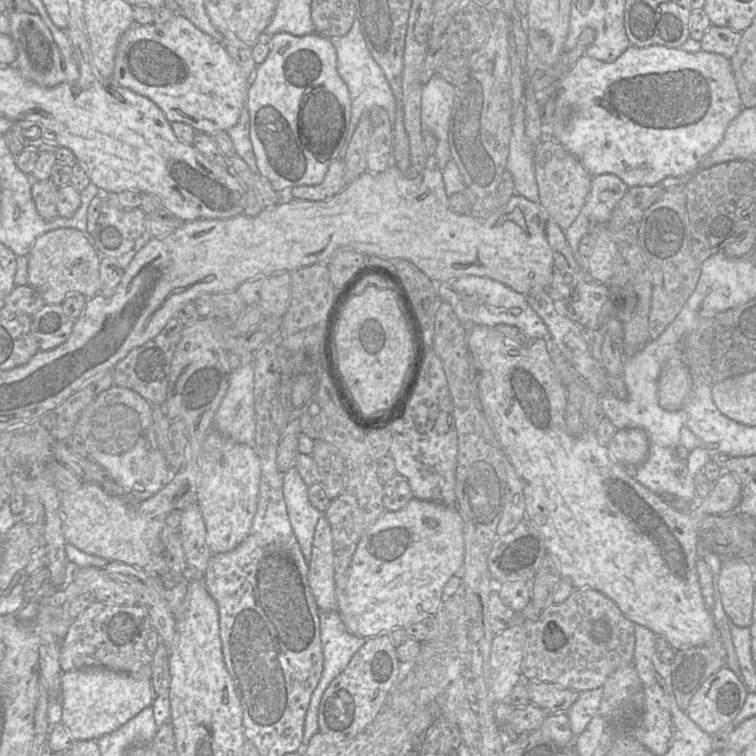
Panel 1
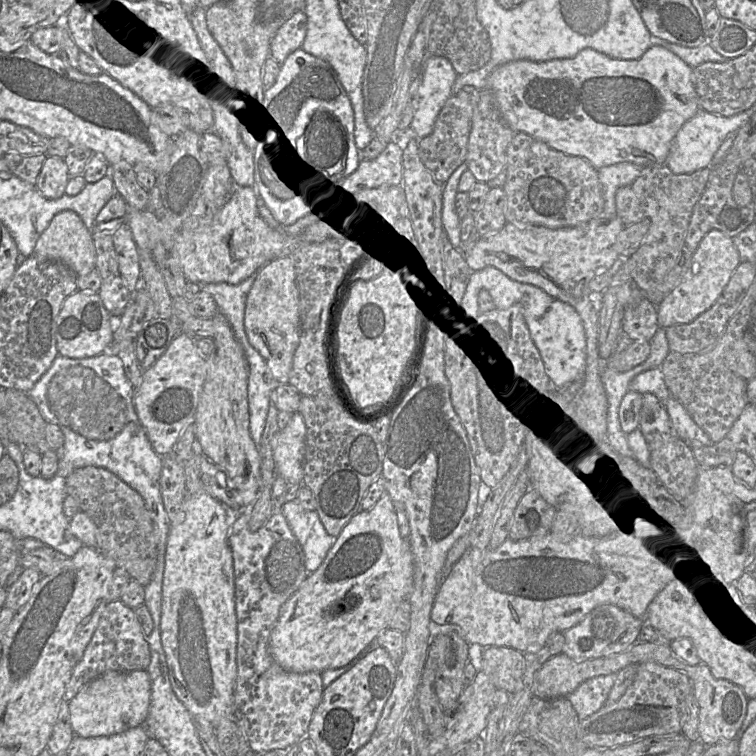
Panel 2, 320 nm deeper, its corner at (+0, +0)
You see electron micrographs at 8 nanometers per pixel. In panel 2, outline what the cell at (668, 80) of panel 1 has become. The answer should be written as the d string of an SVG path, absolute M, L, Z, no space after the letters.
M652 45L637 60L615 59L591 48L586 48L570 59L554 59L543 62L530 60L508 62L497 67L489 75L486 87L493 92L503 118L515 133L524 132L546 143L552 149L567 155L584 158L596 169L620 162L631 162L639 166L665 165L672 141L676 134L683 124L694 117L700 110L698 97L693 85L692 70L693 69L677 55L659 45Z

